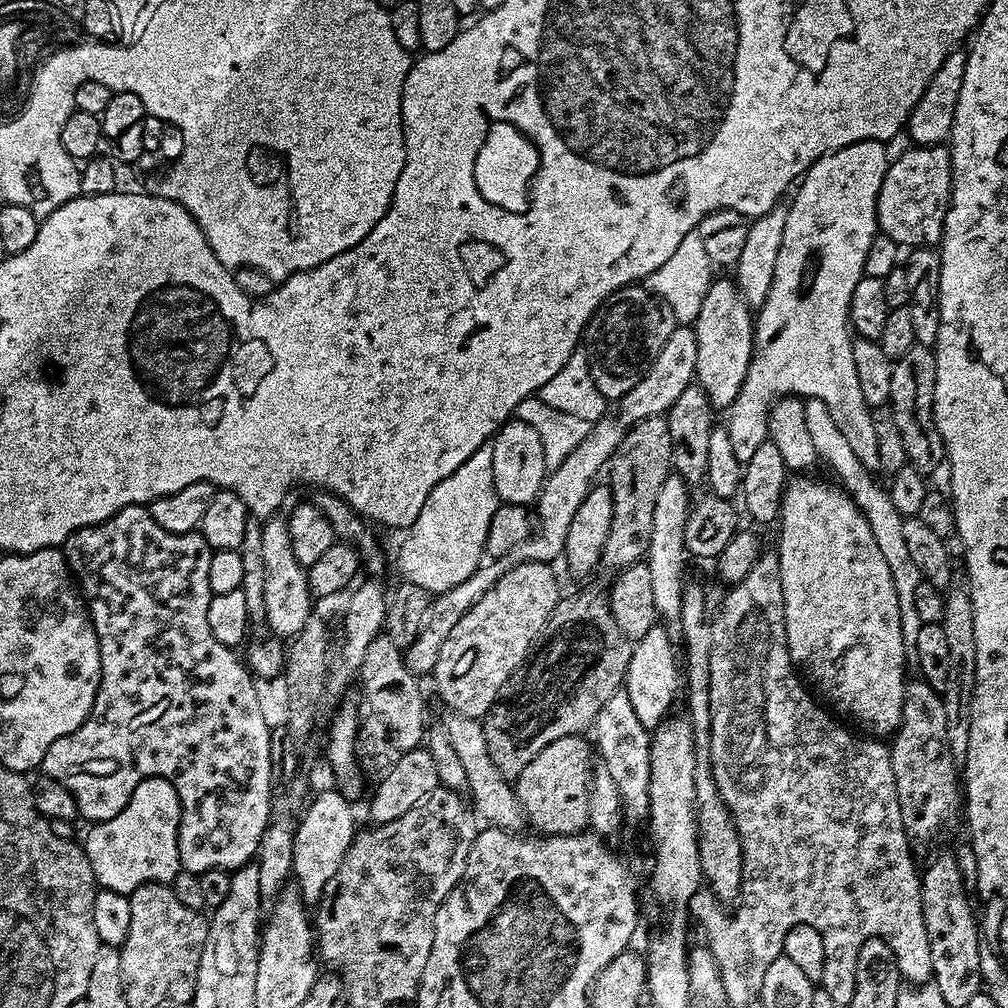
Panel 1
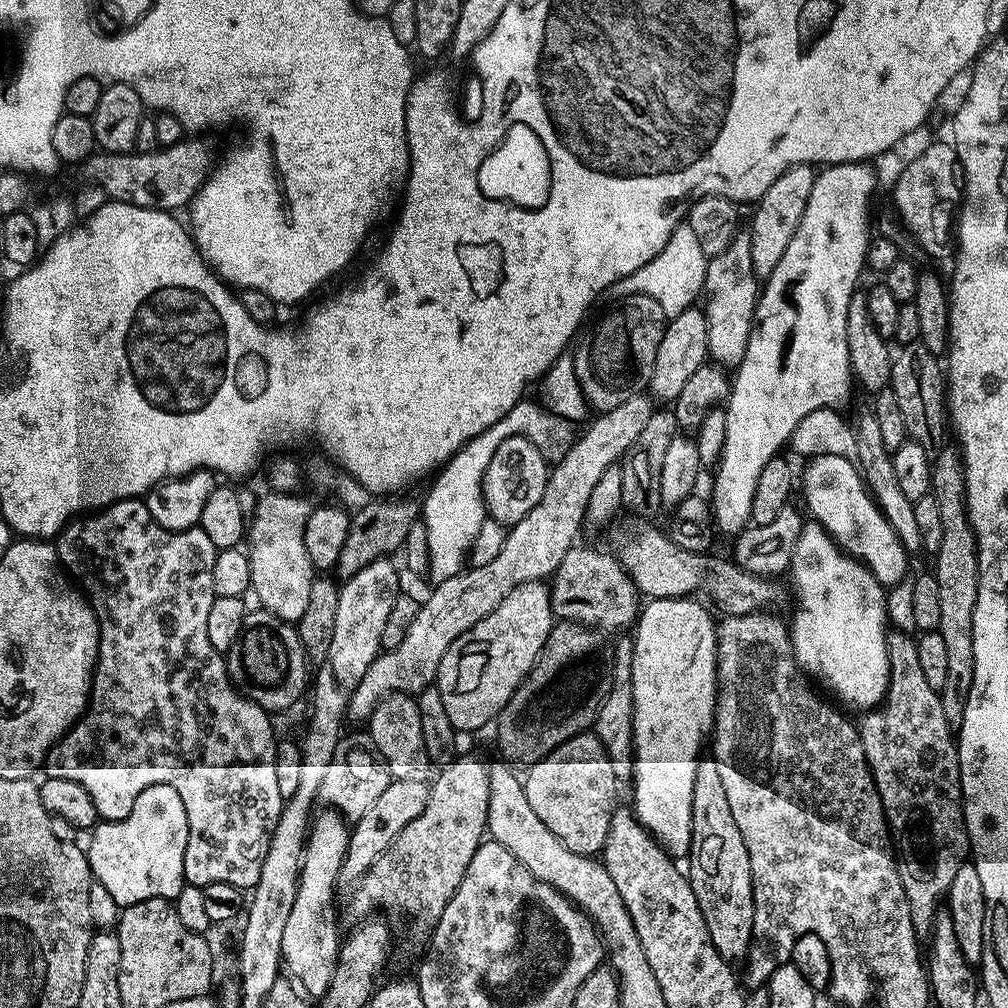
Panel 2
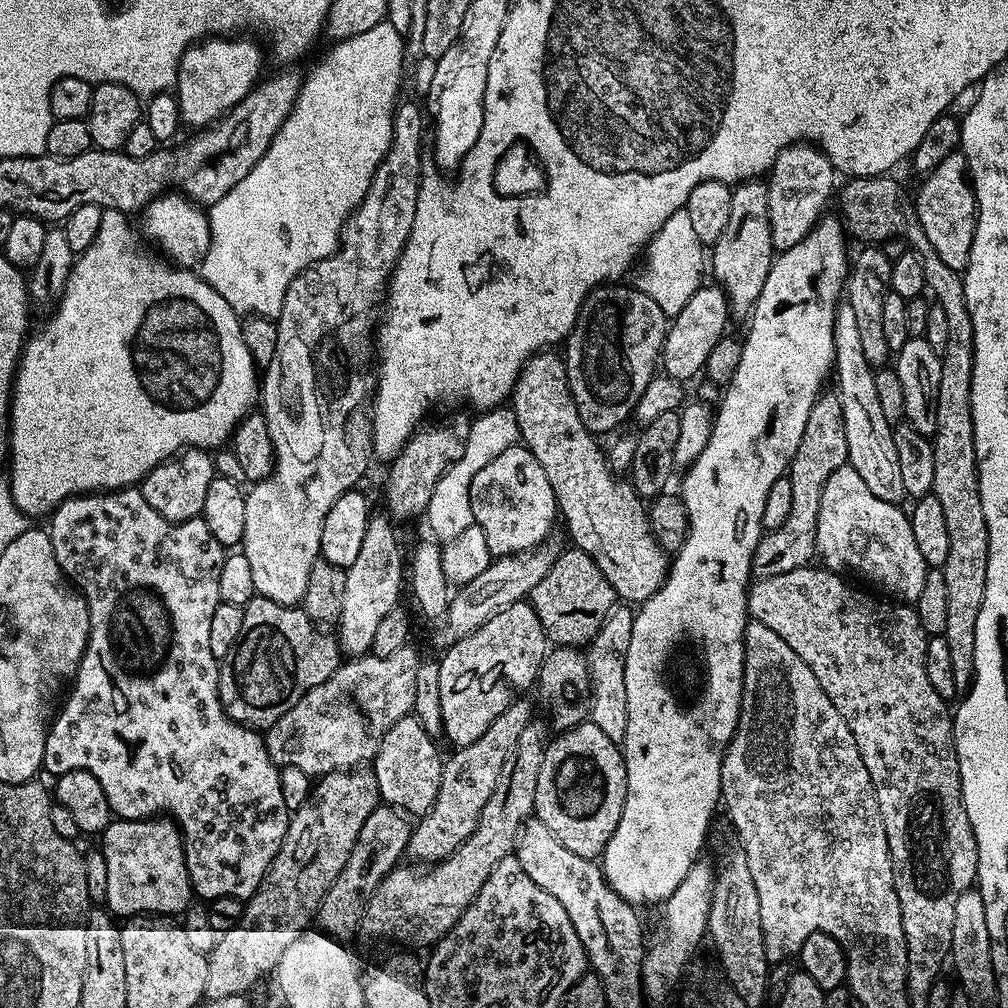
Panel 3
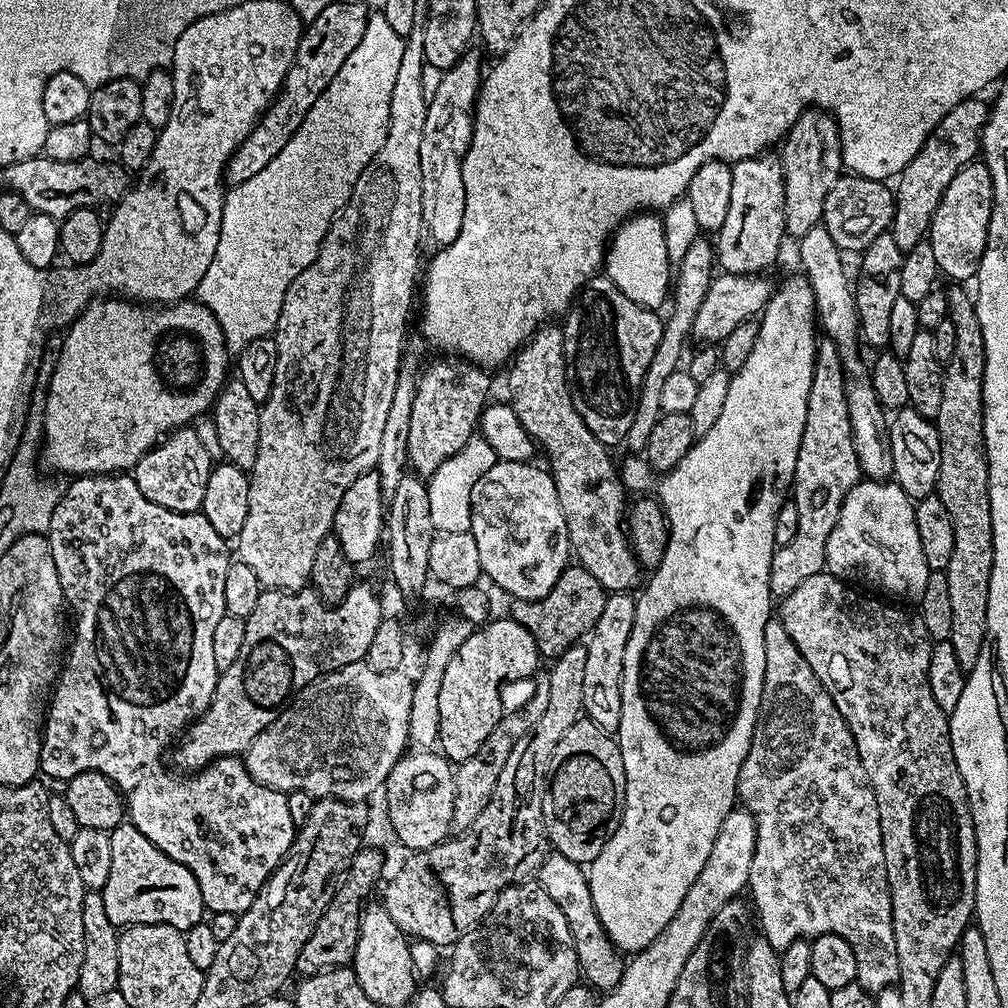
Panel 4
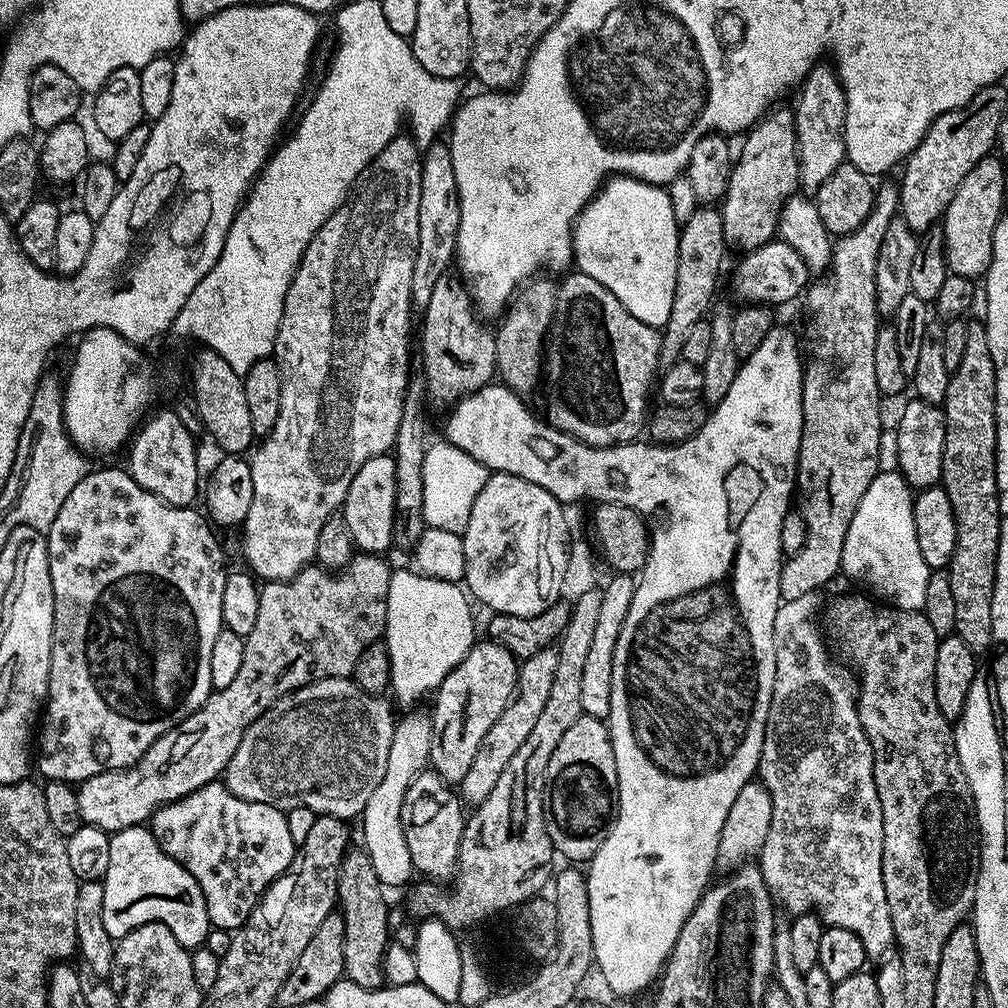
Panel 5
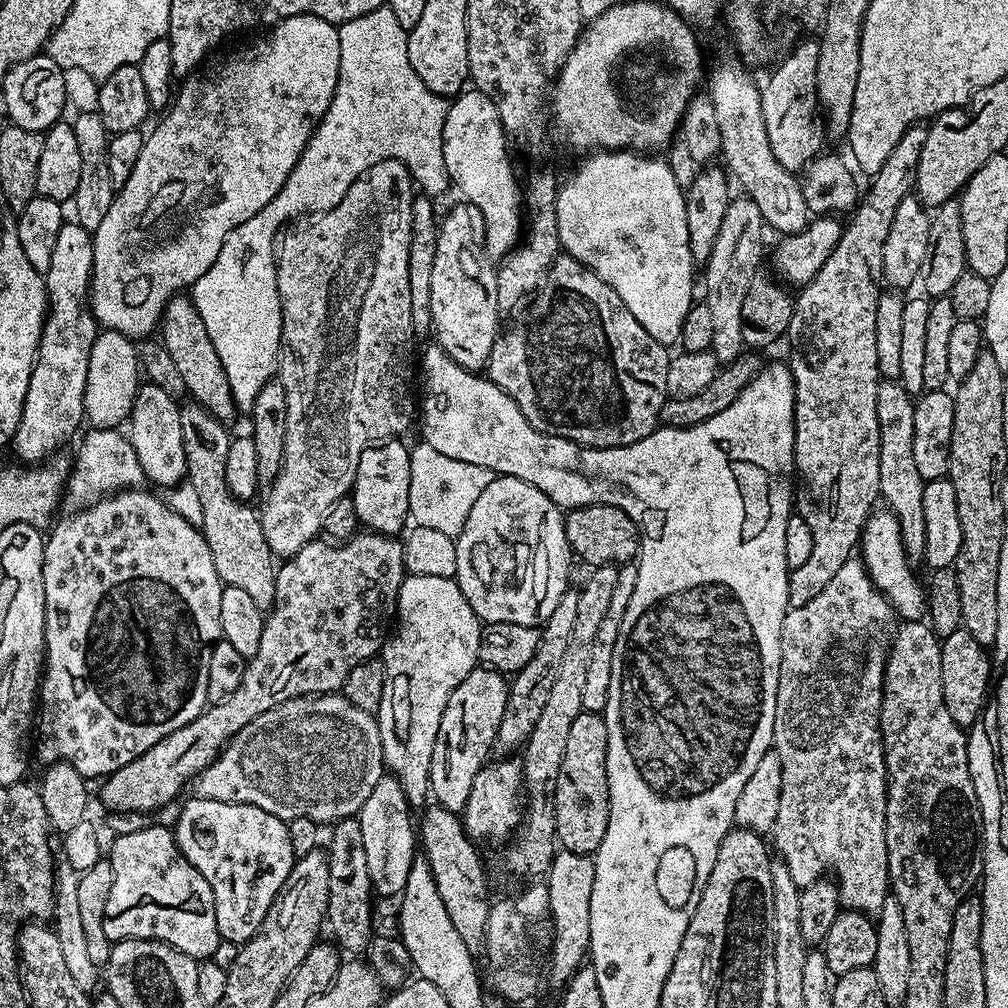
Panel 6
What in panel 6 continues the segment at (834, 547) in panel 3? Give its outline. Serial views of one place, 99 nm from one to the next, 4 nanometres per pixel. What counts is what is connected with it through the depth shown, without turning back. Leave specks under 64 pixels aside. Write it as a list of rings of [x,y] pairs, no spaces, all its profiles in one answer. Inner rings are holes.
[[[887,510],[873,511],[864,524],[858,545],[866,570],[876,589],[892,603],[892,608],[901,621],[924,620],[928,614],[928,598],[925,585],[916,577],[913,561],[909,560],[902,546],[902,530],[898,518]]]

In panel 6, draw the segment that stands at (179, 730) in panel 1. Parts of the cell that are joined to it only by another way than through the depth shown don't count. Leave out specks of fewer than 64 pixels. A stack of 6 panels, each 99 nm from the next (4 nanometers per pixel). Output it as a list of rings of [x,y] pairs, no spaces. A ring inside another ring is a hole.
[[[139,487],[129,488],[113,492],[107,496],[101,496],[92,504],[85,504],[72,510],[69,516],[61,515],[59,519],[51,525],[50,531],[47,533],[44,542],[44,569],[42,570],[42,578],[44,579],[44,589],[46,590],[46,618],[44,619],[44,654],[46,663],[42,669],[42,679],[40,681],[40,690],[38,693],[38,720],[44,723],[44,736],[52,743],[52,748],[57,753],[59,759],[65,760],[70,766],[74,766],[74,770],[78,770],[78,774],[82,774],[86,778],[103,778],[112,772],[117,772],[122,766],[126,766],[130,762],[134,762],[146,750],[150,750],[152,744],[157,744],[162,738],[166,738],[166,734],[174,734],[174,730],[178,730],[182,726],[186,726],[194,718],[198,718],[200,713],[204,711],[208,704],[208,695],[206,694],[206,678],[208,677],[208,667],[210,666],[210,650],[217,640],[221,639],[220,634],[220,615],[222,614],[222,590],[226,587],[220,580],[218,570],[214,570],[214,558],[210,554],[210,546],[206,546],[206,538],[199,527],[191,524],[186,518],[182,518],[182,514],[178,514],[172,508],[171,503],[159,500],[156,496],[151,496],[148,492],[140,492]],[[192,798],[181,810],[174,831],[177,848],[210,882],[221,940],[245,944],[274,907],[292,869],[294,853],[287,823],[253,804]]]

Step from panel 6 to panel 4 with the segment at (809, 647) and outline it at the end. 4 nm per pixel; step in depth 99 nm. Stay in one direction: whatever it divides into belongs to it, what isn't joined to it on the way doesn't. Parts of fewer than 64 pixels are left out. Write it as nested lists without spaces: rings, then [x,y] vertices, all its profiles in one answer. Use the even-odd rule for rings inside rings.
[[[779,618],[766,622],[764,641],[766,678],[760,713],[736,787],[739,803],[756,817],[754,862],[750,862],[747,891],[752,892],[751,903],[764,931],[761,933],[770,946],[781,950],[795,940],[815,938],[827,932],[838,934],[854,950],[858,962],[856,983],[875,994],[893,987],[900,979],[878,802],[858,758],[858,746],[842,714],[838,714],[838,706],[834,706],[830,694],[826,694],[822,682],[818,682]]]

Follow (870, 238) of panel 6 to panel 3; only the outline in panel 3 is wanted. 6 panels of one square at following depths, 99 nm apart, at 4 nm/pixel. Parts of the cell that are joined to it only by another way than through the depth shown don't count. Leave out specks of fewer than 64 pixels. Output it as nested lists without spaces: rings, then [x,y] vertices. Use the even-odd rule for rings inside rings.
[[[821,391],[814,406],[810,406],[810,418],[806,418],[806,430],[802,430],[802,442],[798,442],[798,450],[790,465],[790,479],[794,486],[794,506],[790,510],[790,518],[786,518],[786,522],[782,522],[782,526],[778,526],[778,530],[765,532],[754,550],[752,571],[757,577],[786,574],[786,570],[805,567],[811,561],[808,559],[817,555],[816,527],[818,526],[818,506],[822,502],[822,490],[826,486],[830,474],[834,474],[834,470],[838,470],[842,465],[848,463],[846,430],[842,422],[840,398],[835,391],[828,391]]]

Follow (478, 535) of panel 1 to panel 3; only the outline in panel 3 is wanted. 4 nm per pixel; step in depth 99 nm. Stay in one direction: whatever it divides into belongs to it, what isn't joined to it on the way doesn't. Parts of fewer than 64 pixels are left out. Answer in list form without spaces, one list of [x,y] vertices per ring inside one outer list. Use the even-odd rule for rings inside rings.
[[[501,406],[491,410],[484,410],[480,416],[470,423],[470,434],[466,438],[466,450],[462,450],[462,458],[454,462],[442,474],[438,486],[434,486],[434,498],[430,498],[430,506],[426,513],[426,521],[432,527],[431,535],[437,541],[443,542],[452,538],[458,538],[462,530],[466,530],[474,523],[470,510],[470,482],[474,482],[474,474],[482,470],[502,454],[502,450],[515,448],[521,443],[518,422],[514,418],[511,407]]]

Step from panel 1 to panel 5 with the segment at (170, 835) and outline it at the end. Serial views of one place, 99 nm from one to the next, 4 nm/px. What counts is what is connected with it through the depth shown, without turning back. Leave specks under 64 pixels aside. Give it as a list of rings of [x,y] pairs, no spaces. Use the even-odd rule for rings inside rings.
[[[147,827],[127,828],[111,833],[109,866],[103,877],[102,926],[115,942],[138,926],[165,924],[189,950],[205,943],[210,929],[206,898],[198,882],[174,858],[160,848]]]

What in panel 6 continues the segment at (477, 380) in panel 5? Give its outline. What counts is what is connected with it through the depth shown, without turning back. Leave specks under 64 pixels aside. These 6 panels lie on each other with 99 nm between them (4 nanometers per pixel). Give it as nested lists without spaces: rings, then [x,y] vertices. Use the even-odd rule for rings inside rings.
[[[459,202],[448,213],[443,213],[437,230],[437,250],[434,253],[434,268],[430,283],[430,318],[434,343],[444,351],[451,360],[468,372],[479,373],[487,369],[490,350],[494,350],[496,337],[502,331],[500,308],[502,301],[498,298],[497,269],[486,255],[484,247],[484,219],[478,206]]]

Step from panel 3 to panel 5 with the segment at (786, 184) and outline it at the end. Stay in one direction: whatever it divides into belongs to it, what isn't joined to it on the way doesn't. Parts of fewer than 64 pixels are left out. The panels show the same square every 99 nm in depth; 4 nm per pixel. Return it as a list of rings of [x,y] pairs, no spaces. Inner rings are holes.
[[[821,62],[808,72],[808,77],[798,89],[794,115],[796,117],[796,145],[800,159],[800,188],[805,193],[814,194],[838,170],[838,166],[846,160],[846,142],[844,141],[844,127],[846,126],[846,94],[840,85],[840,78],[836,75],[835,67],[831,63]]]

